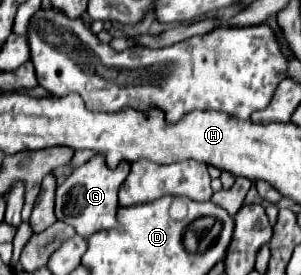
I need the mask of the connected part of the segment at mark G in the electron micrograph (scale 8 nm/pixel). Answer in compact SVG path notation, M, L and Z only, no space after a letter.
M101 155L91 157L87 163L77 167L65 183L57 187L57 201L55 201L55 215L57 219L69 223L75 227L75 231L81 237L89 237L99 229L113 229L117 227L117 191L125 177L129 175L131 165L129 163L119 163L115 169L105 167L105 159Z

